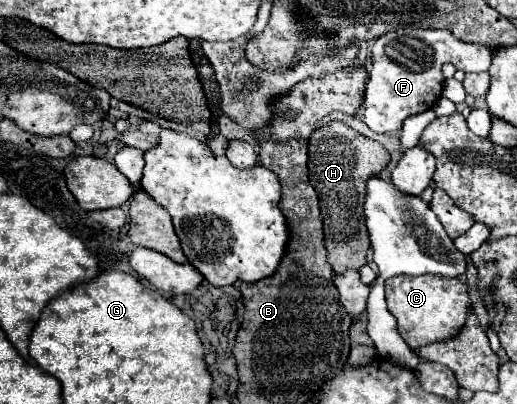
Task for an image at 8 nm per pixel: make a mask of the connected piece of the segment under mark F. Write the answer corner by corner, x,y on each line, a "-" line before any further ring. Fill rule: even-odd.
402,28
384,34
372,46
372,70
364,98
364,124
382,134
398,132
408,116
434,108
442,96
444,62
452,62
464,72
484,72
490,68
492,58
494,50
486,50
486,46
472,46
470,42
462,44
462,40
454,38
448,30

